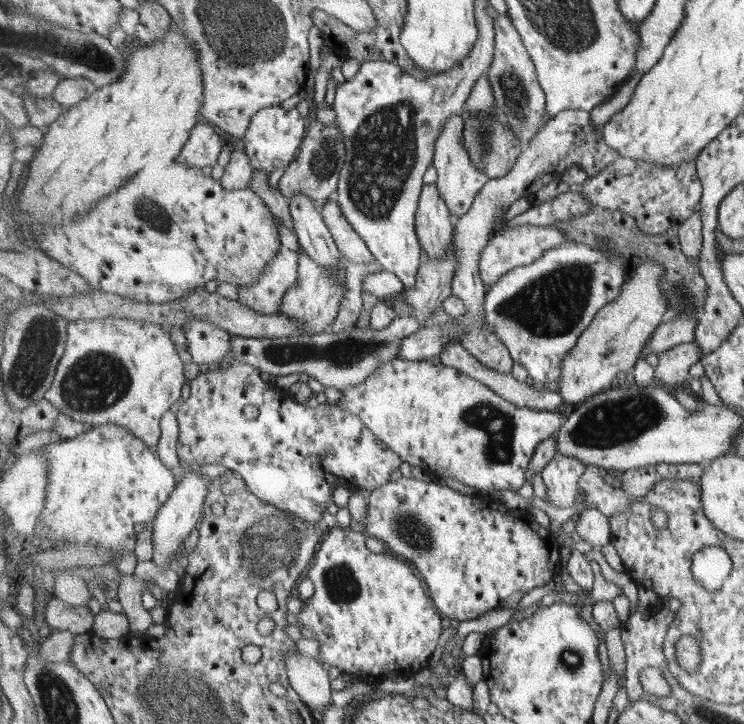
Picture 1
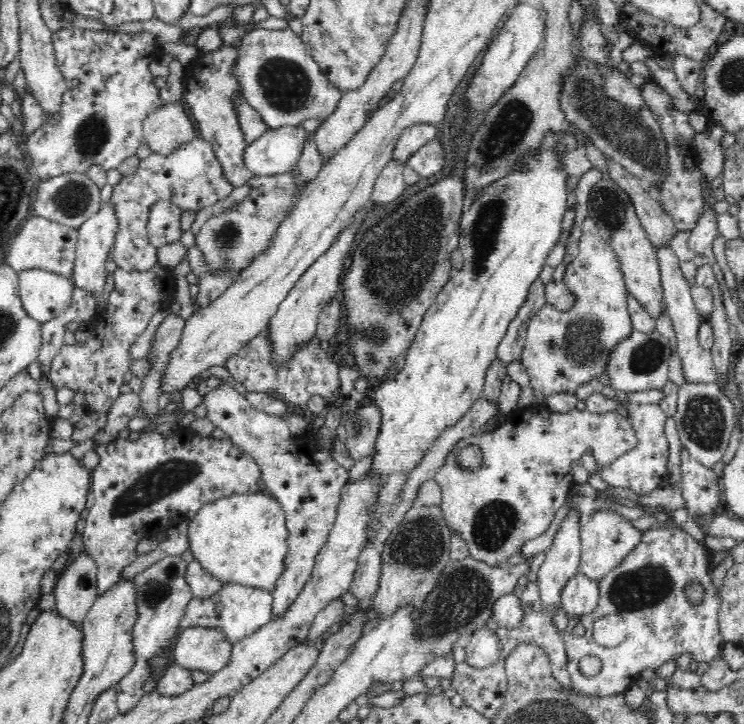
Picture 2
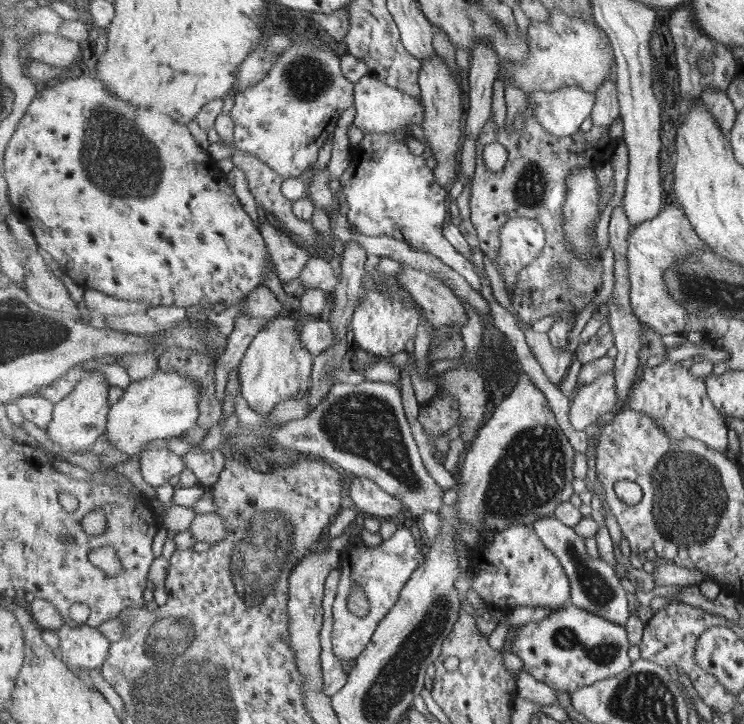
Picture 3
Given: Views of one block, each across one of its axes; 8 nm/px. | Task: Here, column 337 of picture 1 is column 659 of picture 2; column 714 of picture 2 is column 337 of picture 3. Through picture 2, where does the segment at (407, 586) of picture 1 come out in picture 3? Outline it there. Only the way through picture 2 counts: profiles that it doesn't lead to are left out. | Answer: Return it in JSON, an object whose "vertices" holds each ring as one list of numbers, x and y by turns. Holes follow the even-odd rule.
{"vertices":[[401,528,399,532,395,532,389,540,385,540,383,544,376,548,365,547,360,545,359,542,351,541,336,557,341,572,332,607,334,613,334,628,331,637,333,654,339,660,346,660,353,665,356,658,361,656,372,642,379,624,394,609,395,603,399,601,403,590,406,589,406,585,414,577,417,569,423,566,426,556,425,552,421,552,421,548,417,546,416,538,413,538,411,530],[355,585,365,587,367,599,371,599,369,600,371,605,370,614,364,618,353,615,348,608,347,599,349,599]]}

